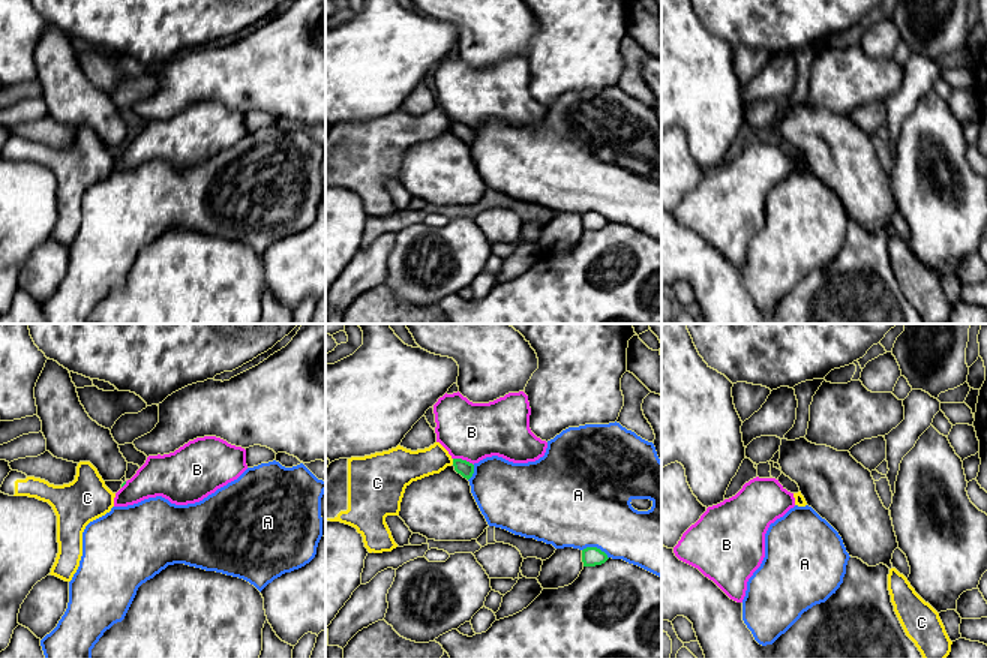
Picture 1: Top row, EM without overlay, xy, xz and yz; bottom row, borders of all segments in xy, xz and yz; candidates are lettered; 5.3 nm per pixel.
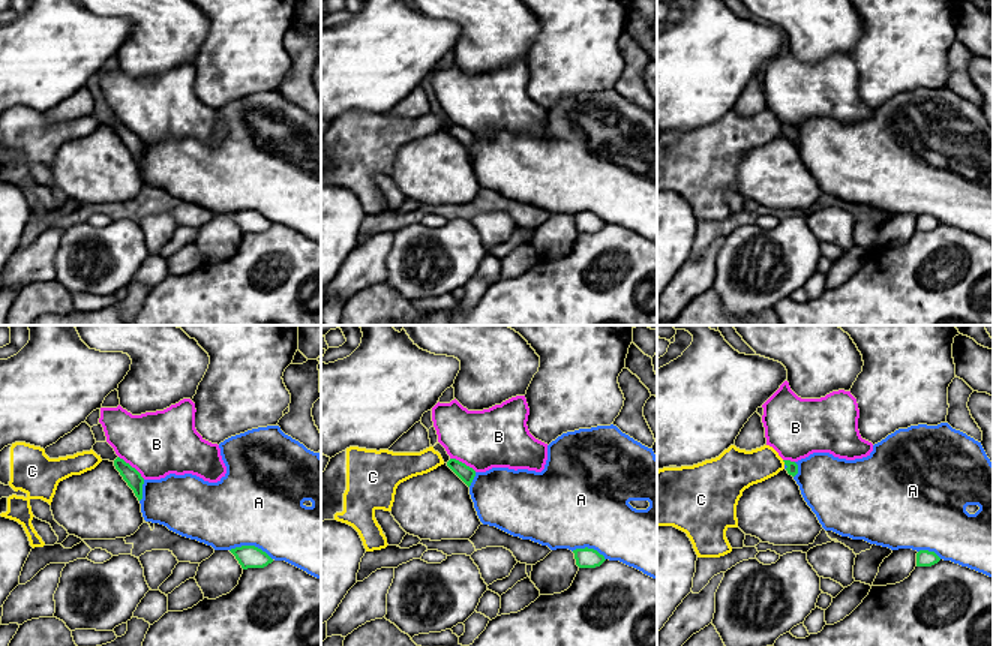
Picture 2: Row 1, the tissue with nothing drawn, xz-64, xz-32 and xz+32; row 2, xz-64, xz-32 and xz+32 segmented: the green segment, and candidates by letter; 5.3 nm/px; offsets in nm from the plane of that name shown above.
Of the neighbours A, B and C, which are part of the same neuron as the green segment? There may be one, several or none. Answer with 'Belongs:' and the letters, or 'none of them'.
Belongs: none of them

